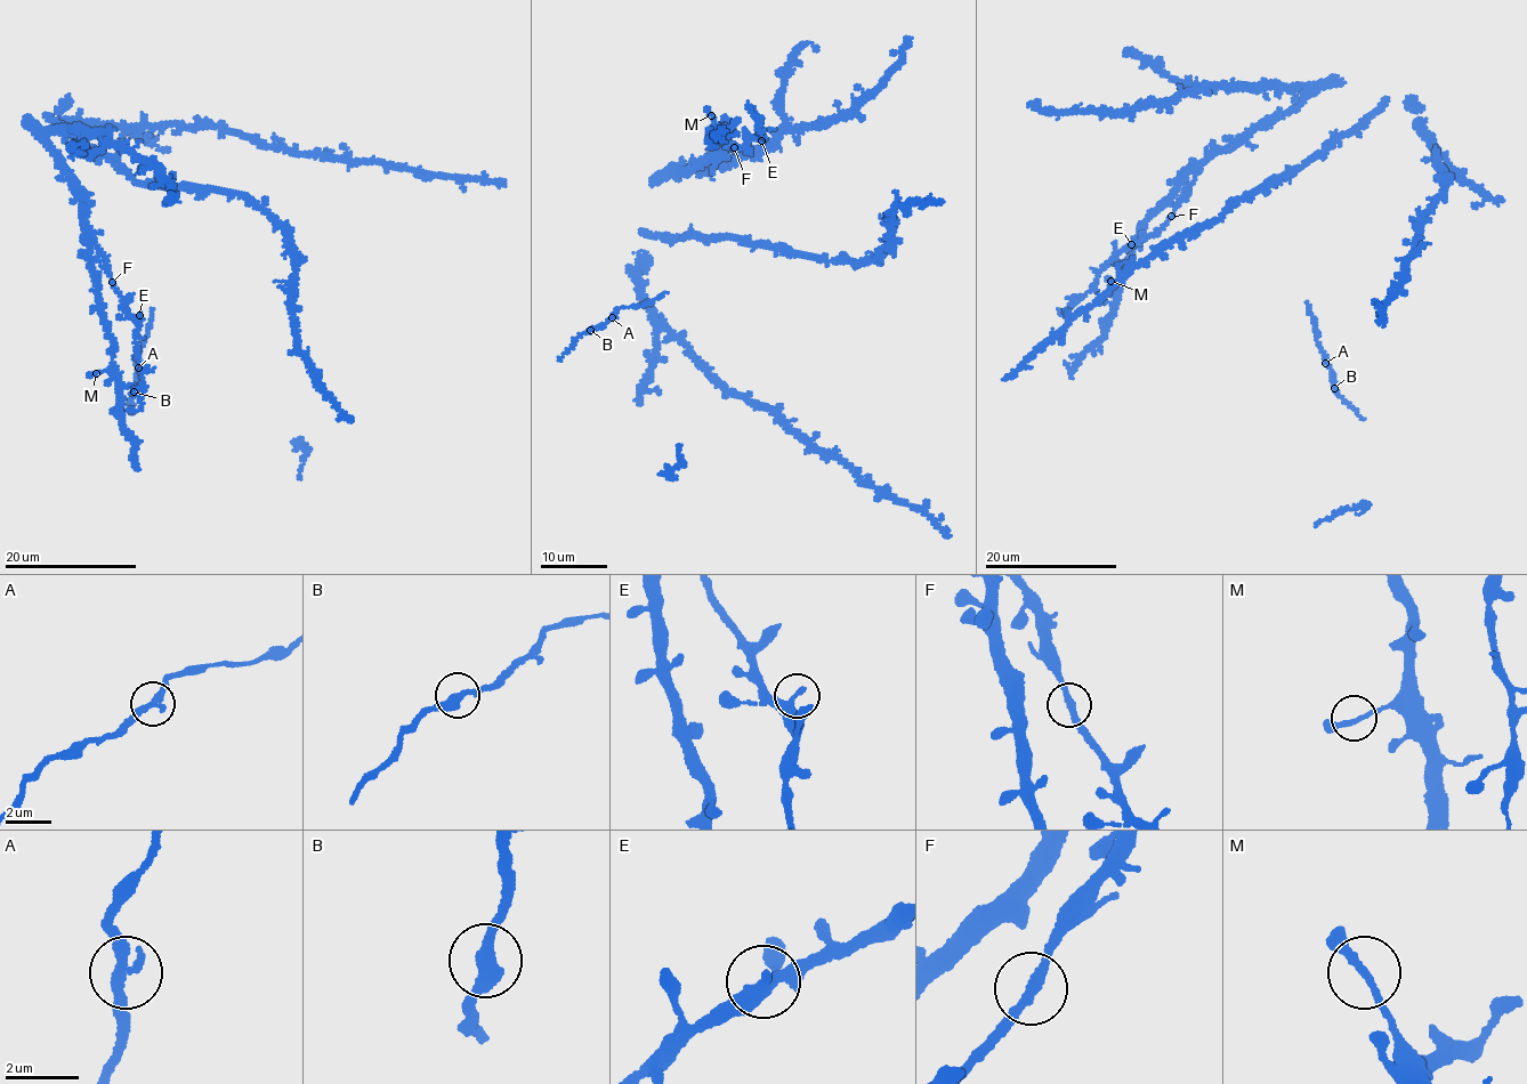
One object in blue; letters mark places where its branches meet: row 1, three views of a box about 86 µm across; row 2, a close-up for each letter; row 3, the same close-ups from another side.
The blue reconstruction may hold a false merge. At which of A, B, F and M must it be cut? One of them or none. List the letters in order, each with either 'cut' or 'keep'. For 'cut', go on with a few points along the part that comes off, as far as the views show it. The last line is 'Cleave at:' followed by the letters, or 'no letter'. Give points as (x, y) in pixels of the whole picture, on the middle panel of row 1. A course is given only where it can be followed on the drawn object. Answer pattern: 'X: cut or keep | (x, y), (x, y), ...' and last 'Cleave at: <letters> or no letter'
A: keep
B: keep
F: keep
M: keep
Cleave at: no letter

